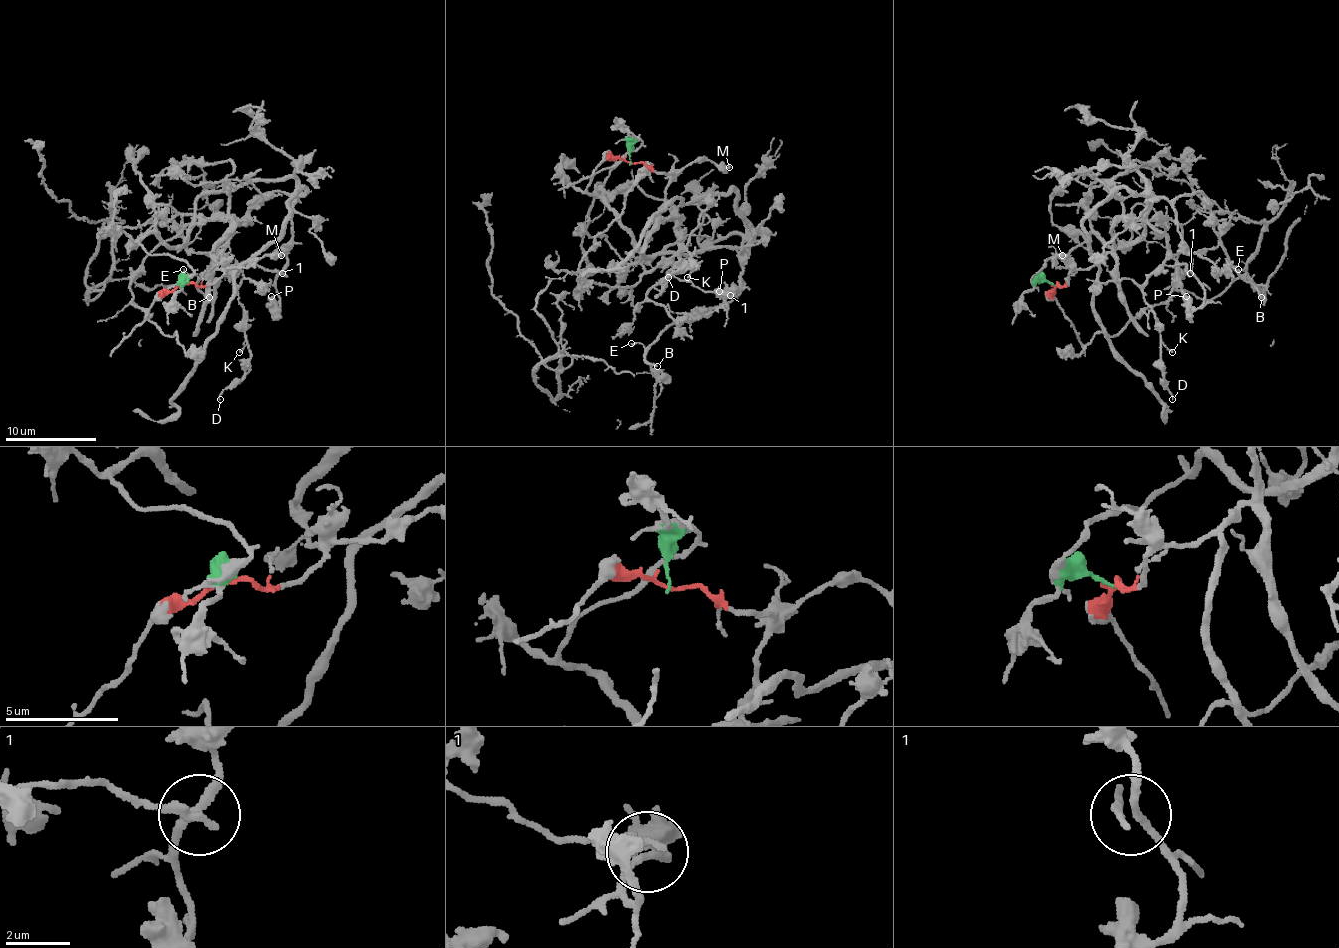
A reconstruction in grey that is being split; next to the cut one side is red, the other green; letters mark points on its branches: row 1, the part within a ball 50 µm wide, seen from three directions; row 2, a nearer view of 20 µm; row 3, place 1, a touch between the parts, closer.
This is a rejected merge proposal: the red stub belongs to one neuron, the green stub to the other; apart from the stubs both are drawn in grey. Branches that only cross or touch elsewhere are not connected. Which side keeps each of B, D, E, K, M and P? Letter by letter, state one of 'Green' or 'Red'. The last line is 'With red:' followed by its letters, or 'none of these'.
B: Green
D: Red
E: Green
K: Red
M: Red
P: Green
With red: D, K, M

